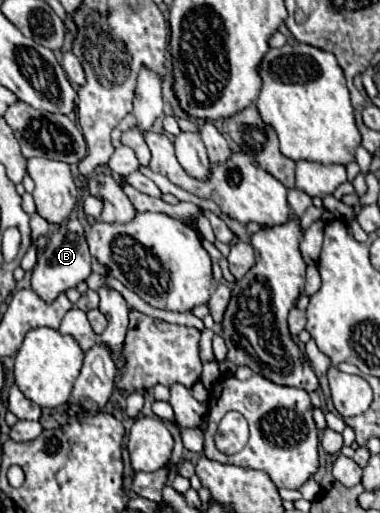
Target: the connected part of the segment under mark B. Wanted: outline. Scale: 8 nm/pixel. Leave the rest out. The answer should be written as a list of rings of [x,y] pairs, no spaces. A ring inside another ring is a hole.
[[[72,217],[66,223],[58,227],[58,233],[54,233],[46,245],[46,249],[38,255],[38,263],[32,271],[32,289],[42,297],[42,299],[56,299],[60,293],[64,293],[68,287],[76,287],[78,283],[86,281],[88,275],[92,273],[92,255],[88,251],[86,235],[84,235],[84,225]]]

